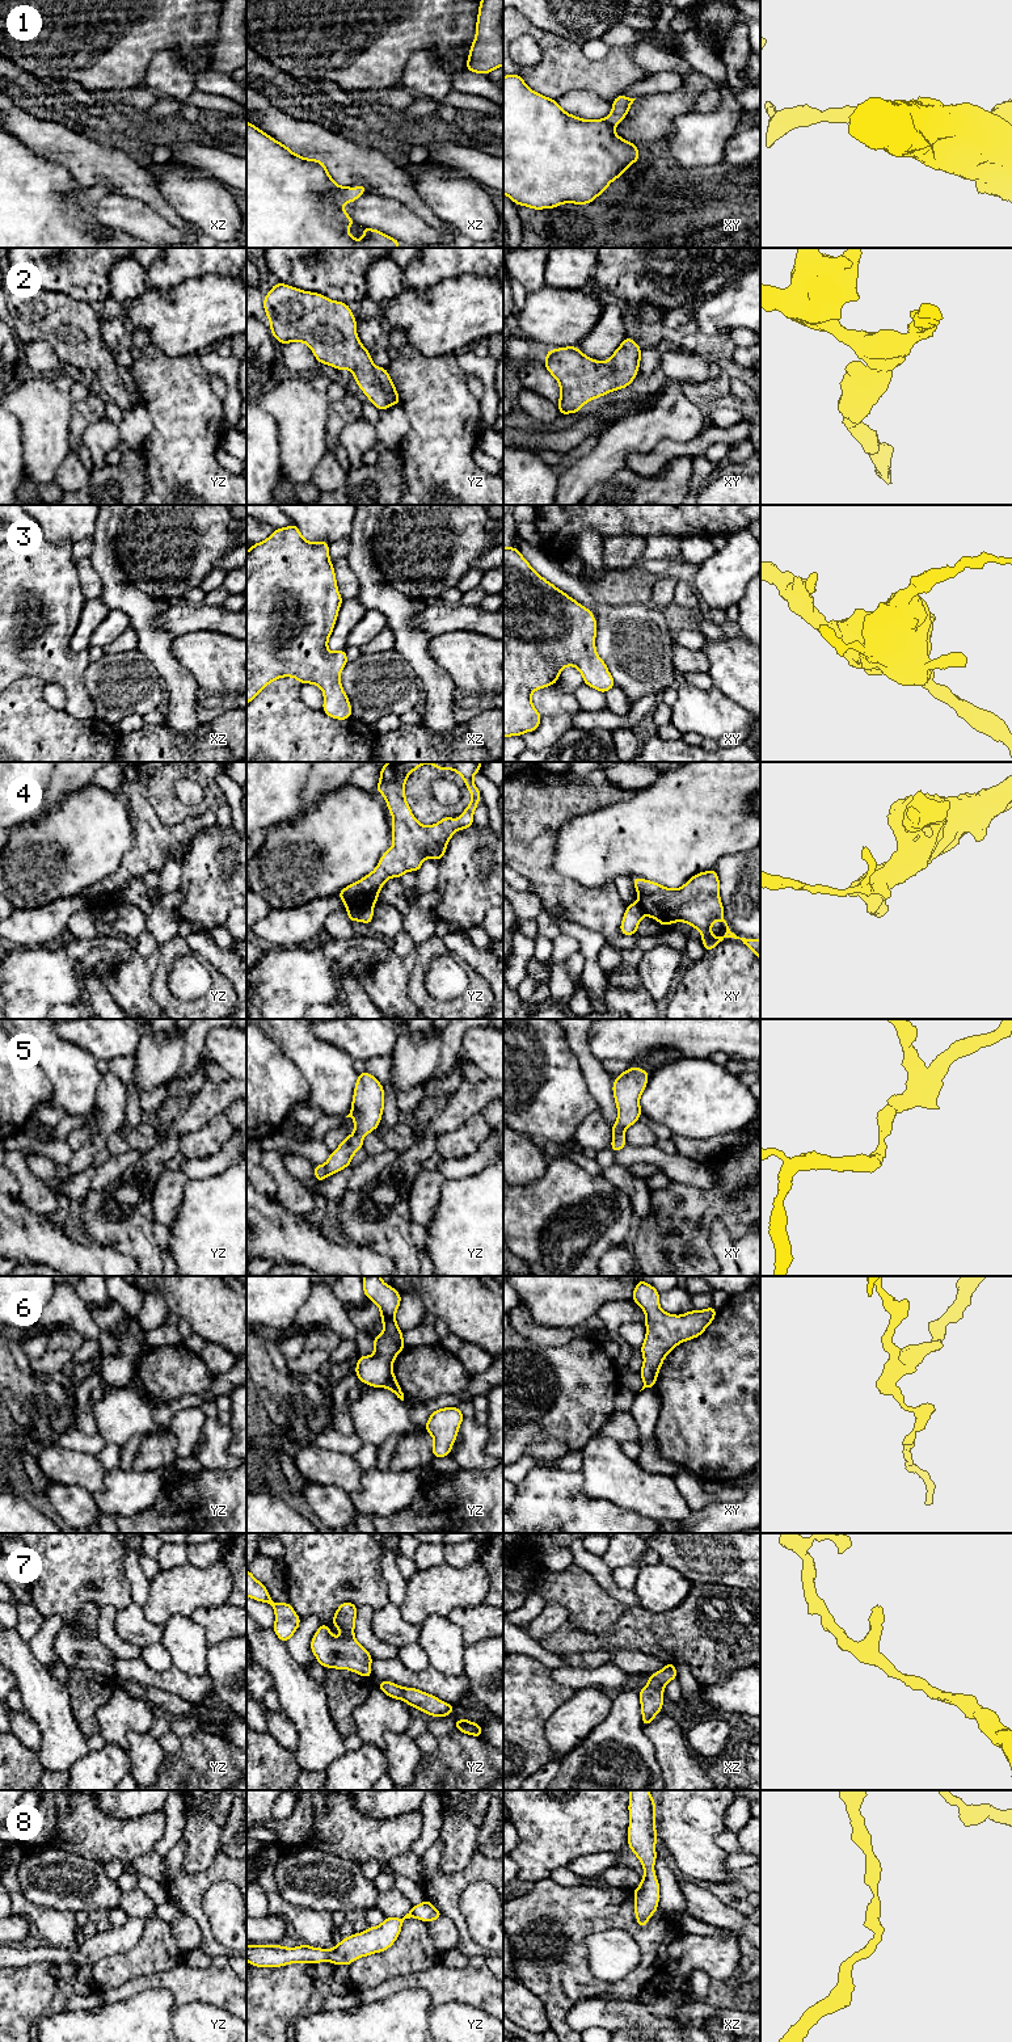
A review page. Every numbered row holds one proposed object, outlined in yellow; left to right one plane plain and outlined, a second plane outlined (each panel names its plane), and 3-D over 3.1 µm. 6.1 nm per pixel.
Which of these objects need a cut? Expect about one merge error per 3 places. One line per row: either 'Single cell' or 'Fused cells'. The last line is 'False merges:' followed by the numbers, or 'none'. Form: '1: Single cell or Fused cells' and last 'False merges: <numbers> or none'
1: Single cell
2: Single cell
3: Single cell
4: Fused cells
5: Single cell
6: Fused cells
7: Single cell
8: Single cell
False merges: 4, 6

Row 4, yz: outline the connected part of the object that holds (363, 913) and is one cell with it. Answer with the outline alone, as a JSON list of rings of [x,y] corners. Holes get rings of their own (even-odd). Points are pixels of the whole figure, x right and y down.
[[[368,905],[368,906],[347,909],[347,917],[351,923],[355,921],[362,921],[363,923],[368,926],[374,917],[374,906]]]

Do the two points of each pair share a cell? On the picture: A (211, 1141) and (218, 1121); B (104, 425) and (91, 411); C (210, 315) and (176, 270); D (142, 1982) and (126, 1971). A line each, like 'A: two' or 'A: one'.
A: one
B: two
C: two
D: two

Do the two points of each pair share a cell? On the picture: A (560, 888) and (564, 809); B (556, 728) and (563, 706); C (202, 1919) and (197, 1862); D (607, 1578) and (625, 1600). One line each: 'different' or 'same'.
A: same
B: different
C: different
D: same

